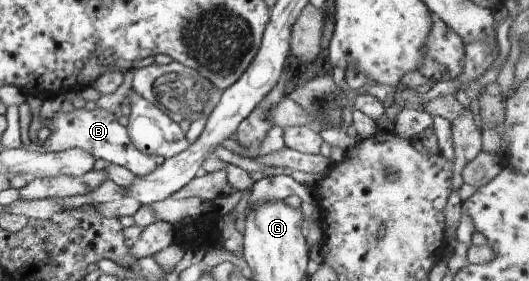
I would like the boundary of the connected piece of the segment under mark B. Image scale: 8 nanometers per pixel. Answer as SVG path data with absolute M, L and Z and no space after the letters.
M84 106L64 112L61 109L52 117L46 117L44 124L50 122L46 139L41 143L42 148L50 152L65 151L73 148L81 148L91 152L98 159L103 158L114 165L120 165L132 171L136 176L144 177L158 168L164 161L159 154L147 155L138 150L130 140L127 127L120 125L118 119L111 111L102 107L88 110Z

